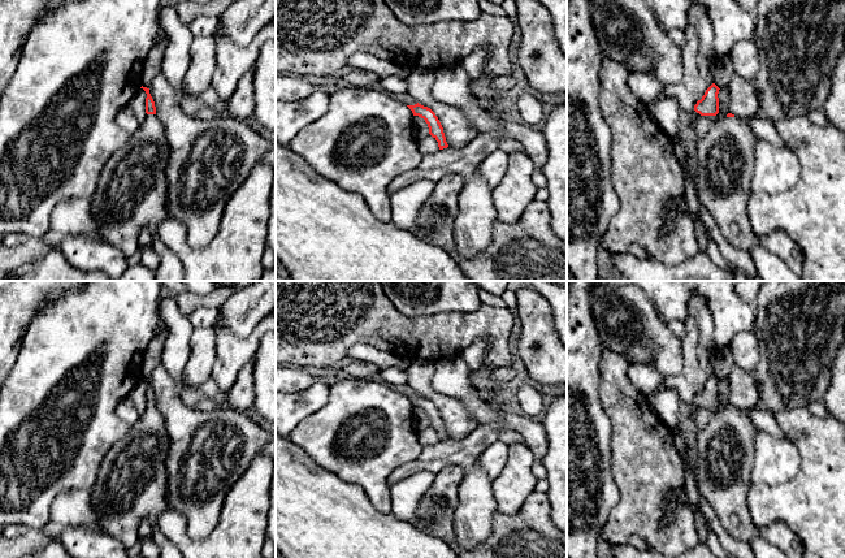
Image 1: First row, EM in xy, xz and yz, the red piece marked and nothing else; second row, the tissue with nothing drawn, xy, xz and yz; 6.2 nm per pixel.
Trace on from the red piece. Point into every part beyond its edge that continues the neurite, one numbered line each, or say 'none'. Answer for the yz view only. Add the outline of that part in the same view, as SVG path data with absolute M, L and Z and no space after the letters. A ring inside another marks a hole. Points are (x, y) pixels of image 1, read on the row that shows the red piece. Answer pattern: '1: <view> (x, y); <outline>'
1: yz (798, 42); M759 0L755 10L755 46L760 68L751 82L758 96L753 117L712 116L710 131L698 140L696 193L714 219L722 237L736 248L748 251L758 242L748 203L751 196L754 144L759 139L749 126L753 118L770 122L812 111L823 111L836 62L845 49L845 0Z

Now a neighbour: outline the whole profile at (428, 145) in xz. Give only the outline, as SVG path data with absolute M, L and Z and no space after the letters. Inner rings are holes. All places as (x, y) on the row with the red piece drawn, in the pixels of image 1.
M429 134L419 143L419 151L422 155L436 153L439 151L438 142Z

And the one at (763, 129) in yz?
M753 118L749 122L749 126L759 139L763 139L768 143L772 143L774 146L790 151L789 146L783 140L777 129L772 125L772 122L762 118Z

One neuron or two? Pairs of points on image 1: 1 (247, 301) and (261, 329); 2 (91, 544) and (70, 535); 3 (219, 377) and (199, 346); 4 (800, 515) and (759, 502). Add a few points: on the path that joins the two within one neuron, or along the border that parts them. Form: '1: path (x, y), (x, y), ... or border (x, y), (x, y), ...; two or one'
1: border (261, 318), (246, 337), (237, 337), (229, 331); two
2: path (86, 544), (76, 540); one
3: border (216, 337), (216, 360), (209, 379); two
4: path (789, 505), (770, 504); one

